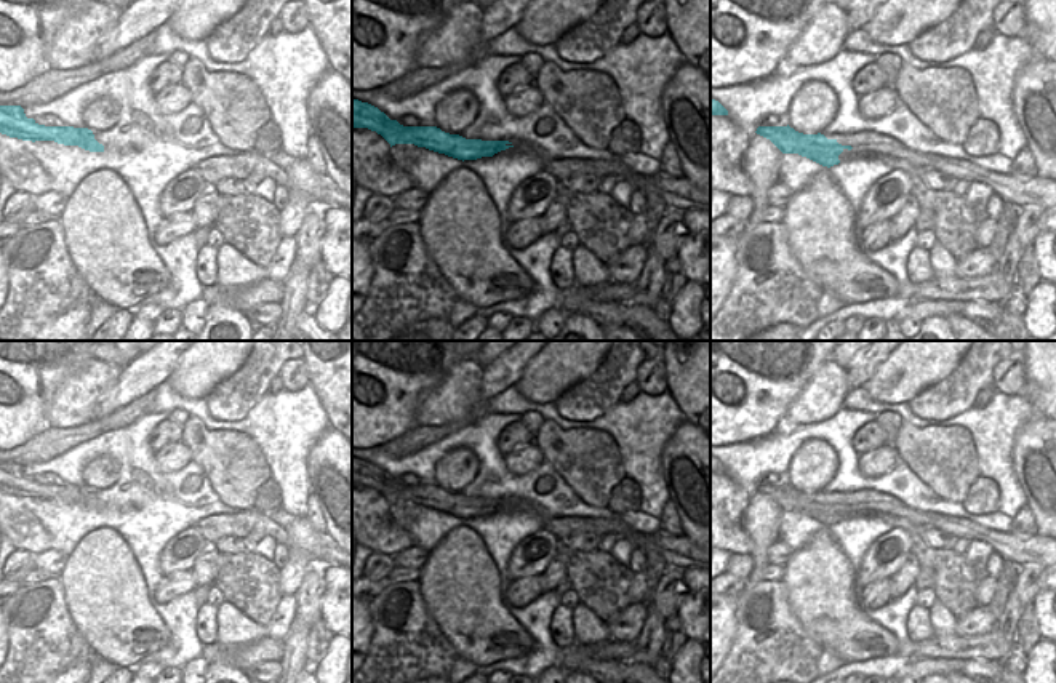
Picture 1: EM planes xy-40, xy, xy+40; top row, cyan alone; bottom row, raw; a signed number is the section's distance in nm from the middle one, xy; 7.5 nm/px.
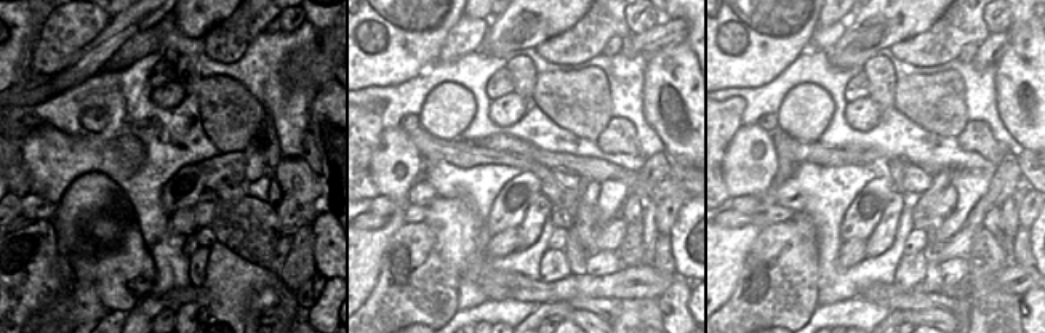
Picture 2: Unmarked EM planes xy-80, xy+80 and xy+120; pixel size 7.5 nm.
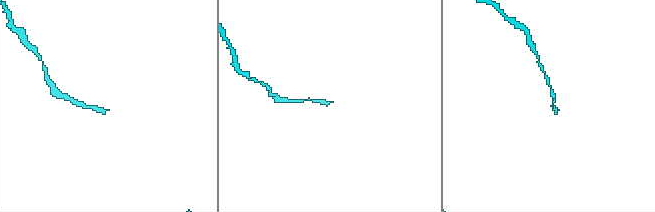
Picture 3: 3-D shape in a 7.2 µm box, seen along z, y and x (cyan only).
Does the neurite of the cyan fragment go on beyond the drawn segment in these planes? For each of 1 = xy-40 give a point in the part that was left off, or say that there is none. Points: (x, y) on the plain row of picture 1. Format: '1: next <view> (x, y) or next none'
1: next none

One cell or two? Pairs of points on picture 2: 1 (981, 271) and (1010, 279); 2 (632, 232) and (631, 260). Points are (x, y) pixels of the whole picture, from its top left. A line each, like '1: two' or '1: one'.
1: two
2: one

